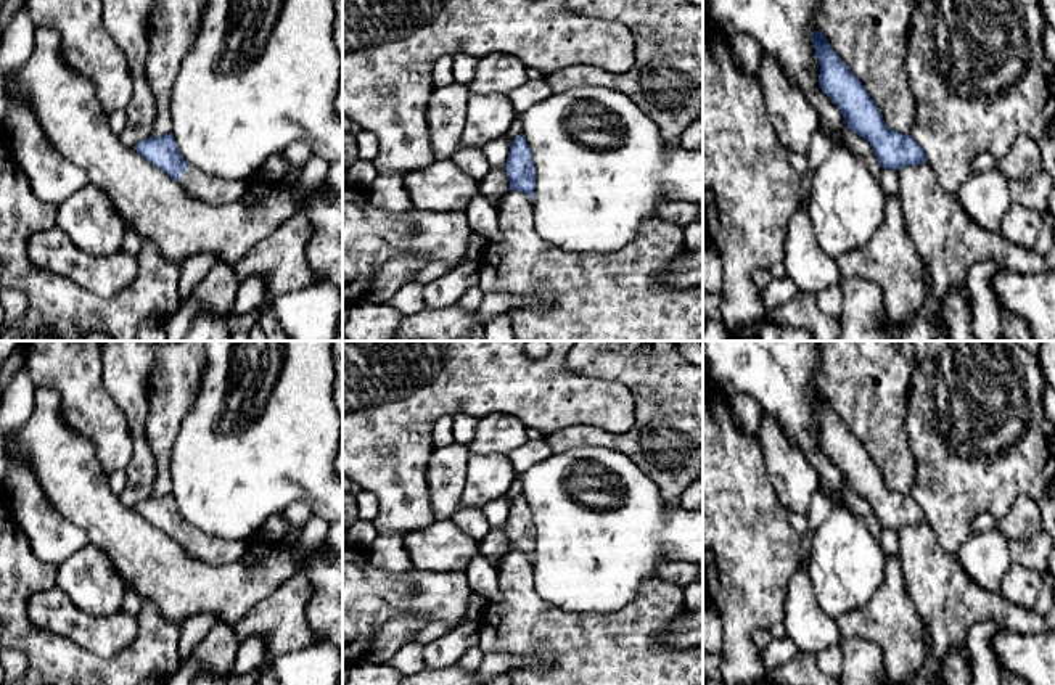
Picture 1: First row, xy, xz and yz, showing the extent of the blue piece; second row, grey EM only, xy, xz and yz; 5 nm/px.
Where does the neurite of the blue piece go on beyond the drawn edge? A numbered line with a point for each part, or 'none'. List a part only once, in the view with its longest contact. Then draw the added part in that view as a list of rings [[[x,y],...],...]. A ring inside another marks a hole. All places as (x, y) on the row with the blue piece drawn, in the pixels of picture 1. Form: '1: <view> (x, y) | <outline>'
1: xy (216, 192) | [[[188,164],[180,177],[180,185],[193,198],[222,207],[238,201],[244,195],[248,182],[216,178]]]

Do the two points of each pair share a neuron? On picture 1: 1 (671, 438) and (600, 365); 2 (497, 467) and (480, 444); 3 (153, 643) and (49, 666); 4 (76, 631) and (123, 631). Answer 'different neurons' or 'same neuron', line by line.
1: same neuron
2: different neurons
3: same neuron
4: same neuron

